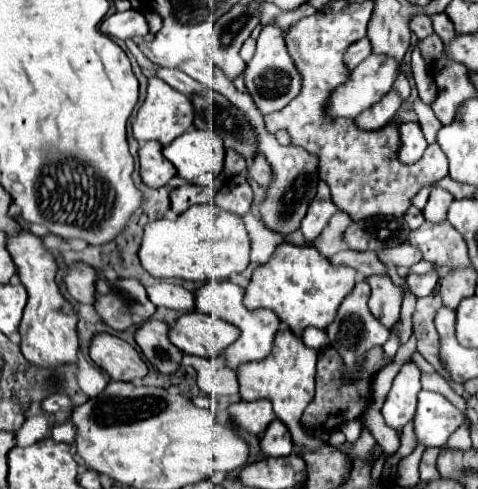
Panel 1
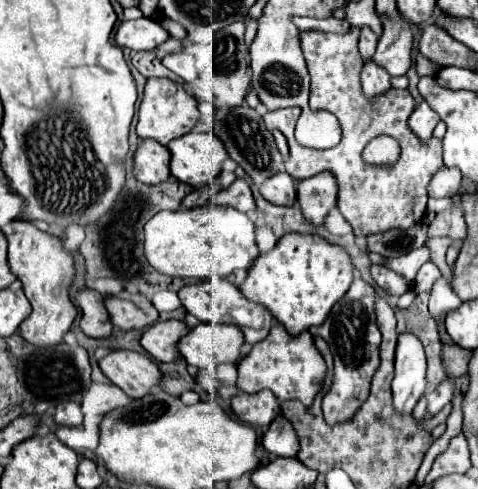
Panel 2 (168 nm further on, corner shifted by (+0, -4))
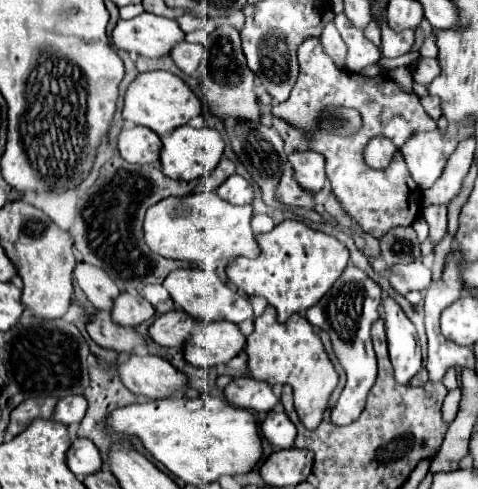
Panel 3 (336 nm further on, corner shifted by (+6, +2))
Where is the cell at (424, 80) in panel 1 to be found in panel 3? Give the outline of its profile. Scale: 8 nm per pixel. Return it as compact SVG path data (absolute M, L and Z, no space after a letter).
M423 96L423 98L421 98L421 106L425 108L425 112L427 112L429 116L441 116L439 98L433 98L433 96Z

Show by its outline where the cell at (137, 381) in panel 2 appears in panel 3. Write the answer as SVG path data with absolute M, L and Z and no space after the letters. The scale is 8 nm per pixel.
M129 354L125 362L117 362L117 374L133 394L149 400L171 396L173 390L187 384L185 374L177 372L167 360L151 354Z

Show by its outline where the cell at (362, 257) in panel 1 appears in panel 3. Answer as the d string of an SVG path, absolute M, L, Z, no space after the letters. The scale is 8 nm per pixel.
M423 262L395 264L387 270L387 274L389 274L389 284L399 294L407 294L409 290L425 292L431 284L431 270Z

